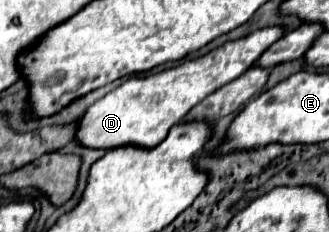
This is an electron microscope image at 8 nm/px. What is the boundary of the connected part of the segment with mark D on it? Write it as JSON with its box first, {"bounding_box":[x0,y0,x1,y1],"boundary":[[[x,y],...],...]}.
{"bounding_box":[76,26,286,148],"boundary":[[[268,26],[260,28],[244,38],[230,40],[212,52],[184,60],[182,64],[148,74],[148,76],[132,76],[124,84],[120,84],[116,90],[94,102],[82,116],[76,138],[82,146],[88,148],[116,148],[124,144],[136,144],[144,148],[152,148],[160,144],[168,130],[182,120],[182,116],[188,116],[188,112],[202,102],[208,94],[216,92],[220,86],[232,82],[234,78],[242,76],[252,64],[270,48],[280,36],[286,34],[284,26]]]}

